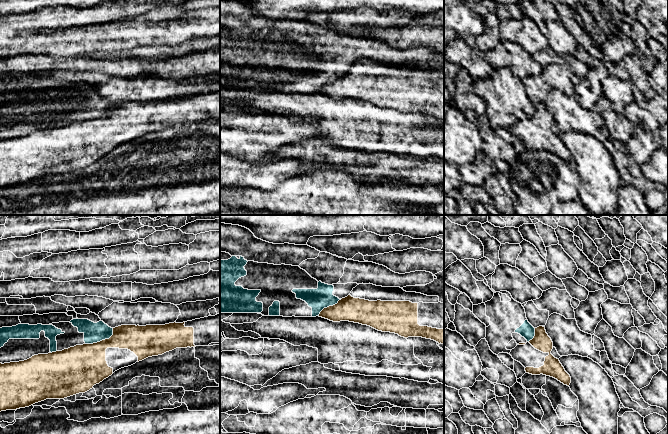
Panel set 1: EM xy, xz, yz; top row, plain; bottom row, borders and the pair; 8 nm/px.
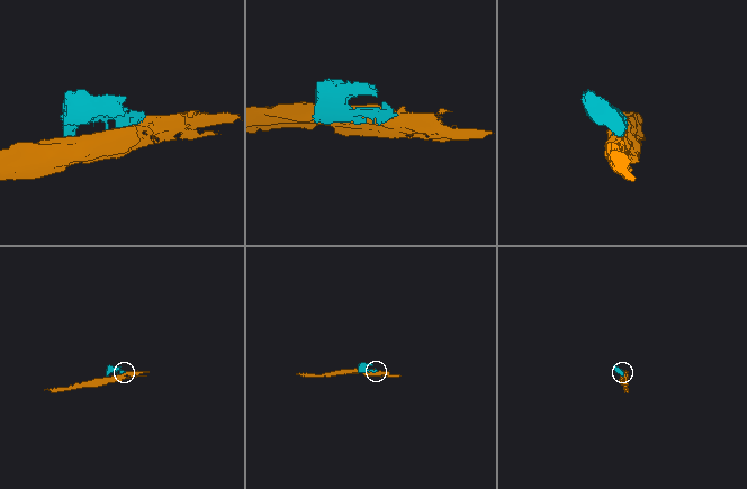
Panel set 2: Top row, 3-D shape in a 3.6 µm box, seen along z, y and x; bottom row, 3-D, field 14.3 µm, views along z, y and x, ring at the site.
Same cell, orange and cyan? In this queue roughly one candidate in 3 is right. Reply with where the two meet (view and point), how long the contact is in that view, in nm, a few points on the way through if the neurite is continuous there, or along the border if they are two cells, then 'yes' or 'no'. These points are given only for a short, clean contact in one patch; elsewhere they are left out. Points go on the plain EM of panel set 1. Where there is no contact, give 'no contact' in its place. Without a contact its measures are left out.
xy (102, 116) | 260 nm | along xy (113, 104), (113, 109), (108, 114), (85, 120) | no

